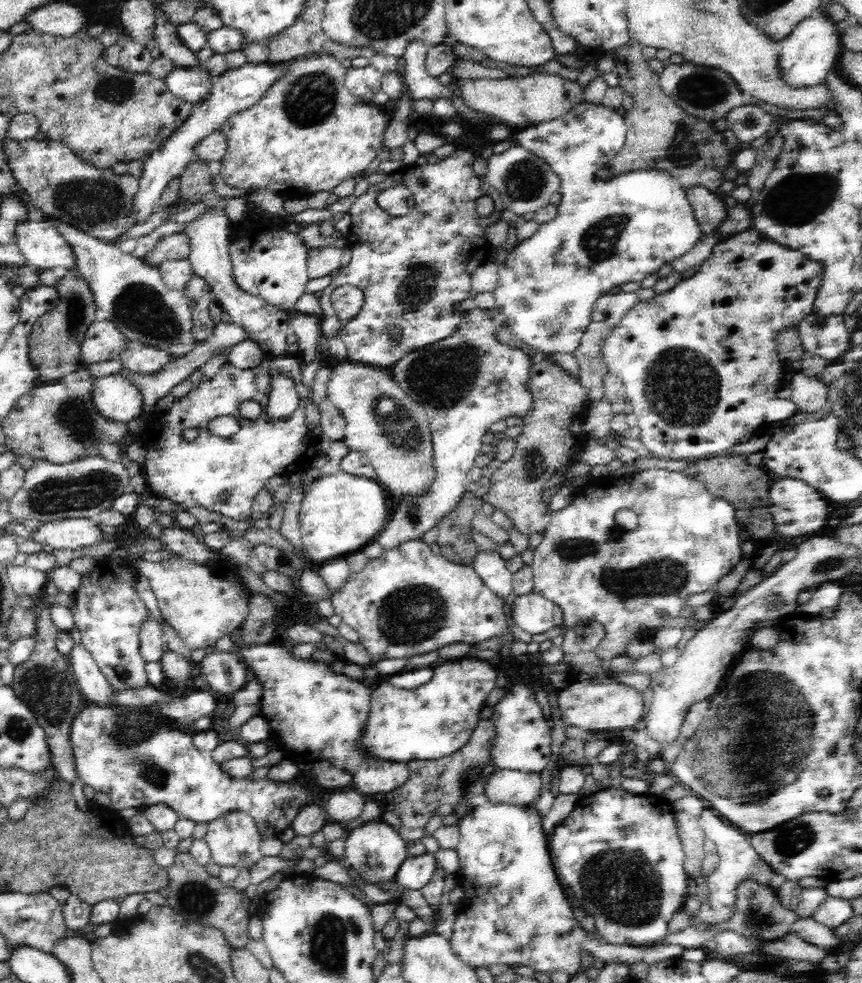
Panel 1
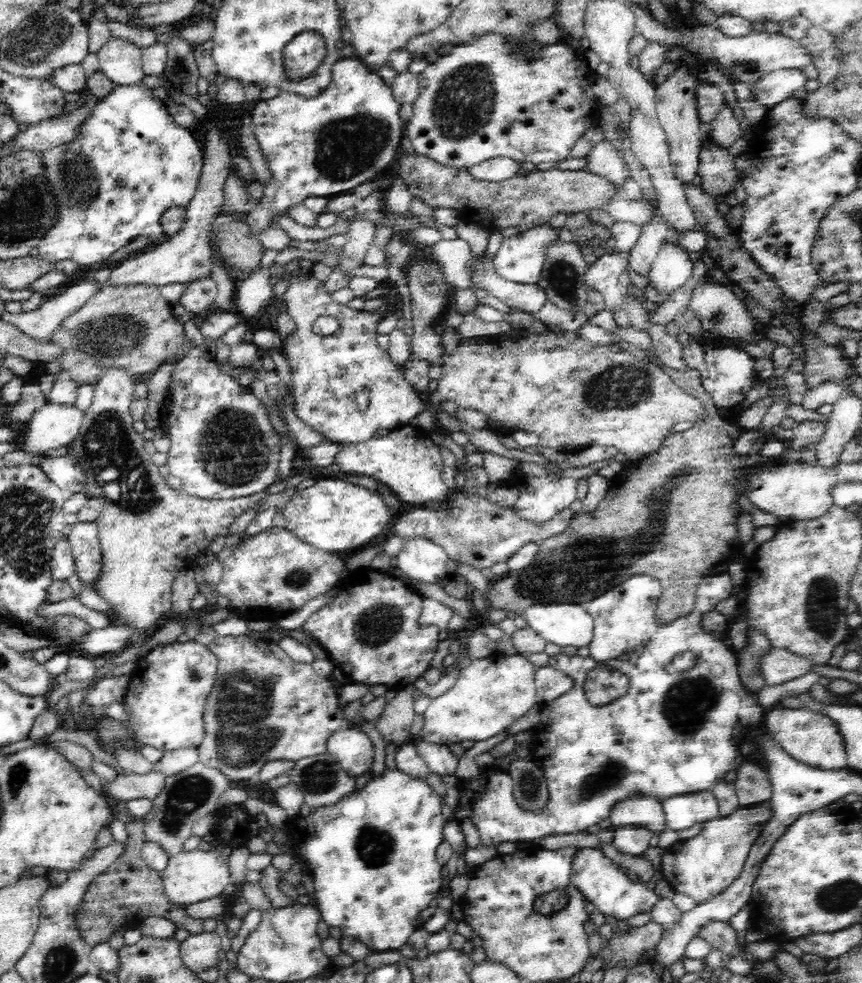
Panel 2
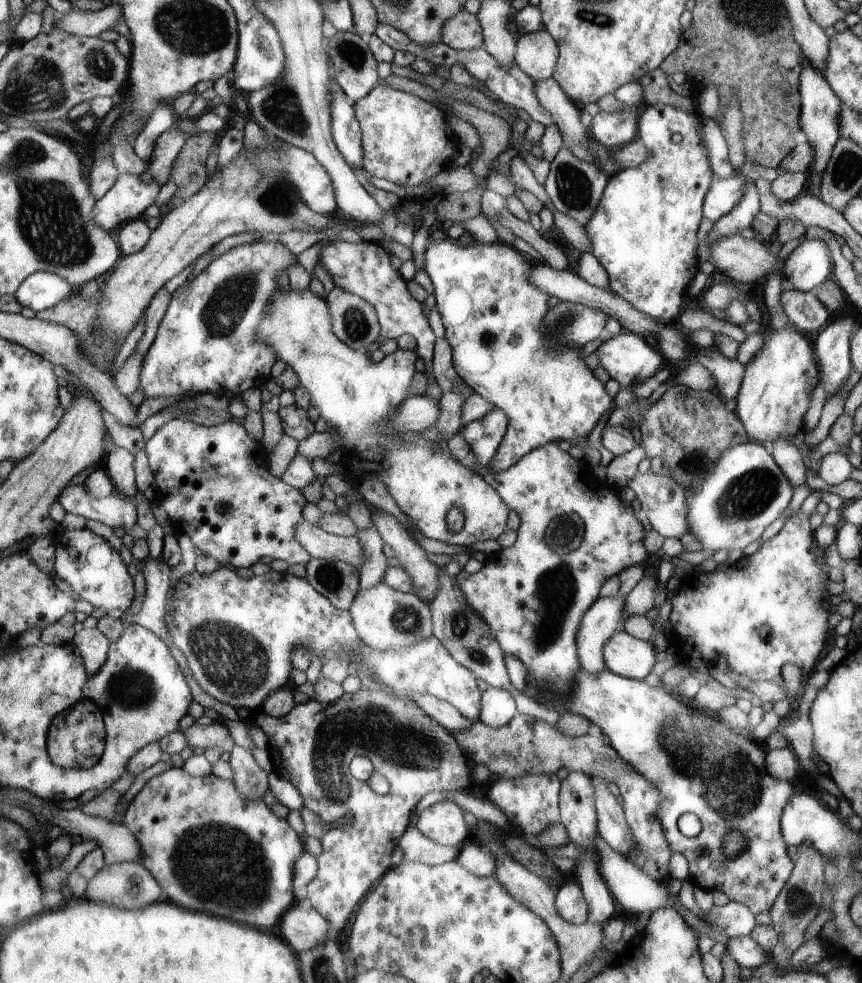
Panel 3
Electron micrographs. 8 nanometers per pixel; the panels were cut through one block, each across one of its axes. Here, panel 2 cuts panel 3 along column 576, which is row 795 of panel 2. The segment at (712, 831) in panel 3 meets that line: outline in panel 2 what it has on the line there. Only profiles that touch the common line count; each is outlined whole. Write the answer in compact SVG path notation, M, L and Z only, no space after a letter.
M711 791L664 799L662 807L667 828L680 832L694 824L714 820L719 817L718 804Z

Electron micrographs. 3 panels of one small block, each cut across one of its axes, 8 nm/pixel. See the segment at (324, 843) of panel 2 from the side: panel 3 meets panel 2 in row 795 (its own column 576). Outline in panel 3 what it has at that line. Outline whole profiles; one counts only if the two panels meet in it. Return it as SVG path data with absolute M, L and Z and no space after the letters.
M448 236L444 238L442 242L434 240L430 237L426 244L426 250L424 250L424 258L426 264L424 266L424 272L429 277L431 284L433 285L433 295L437 301L437 307L442 316L444 323L444 329L446 329L445 338L448 340L452 350L452 359L454 369L456 373L466 382L466 385L476 395L482 396L486 401L496 406L496 409L502 410L507 414L509 418L509 429L506 431L504 442L497 452L494 464L490 466L491 471L506 471L510 466L517 464L525 455L529 455L531 451L545 446L547 443L556 441L567 441L572 444L574 439L578 437L588 437L591 431L597 426L600 418L604 414L613 411L615 409L614 399L612 399L606 388L602 386L602 382L598 378L594 378L592 370L584 364L584 360L578 356L580 349L563 348L563 347L550 347L549 341L546 341L541 334L540 328L542 325L542 318L544 314L548 312L548 296L539 290L536 286L533 286L528 280L528 274L531 272L533 264L528 262L528 257L513 246L505 244L502 241L498 241L494 244L482 244L477 243L468 248L462 248L462 246L456 246L452 239Z

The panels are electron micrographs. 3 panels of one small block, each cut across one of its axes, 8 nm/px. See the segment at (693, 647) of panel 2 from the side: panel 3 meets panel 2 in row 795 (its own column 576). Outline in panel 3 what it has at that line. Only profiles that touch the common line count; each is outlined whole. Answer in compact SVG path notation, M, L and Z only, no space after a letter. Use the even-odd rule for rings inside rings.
M495 409L482 421L478 420L466 425L459 434L464 436L478 459L478 473L497 490L501 500L509 506L510 511L518 513L520 528L516 542L499 551L493 558L484 563L484 567L476 574L469 574L464 569L455 577L455 582L464 594L468 605L485 621L498 642L502 653L512 659L522 662L527 669L527 684L536 703L546 709L556 711L564 716L565 703L574 694L573 687L581 672L581 660L578 652L578 634L582 618L590 606L598 598L598 590L608 576L617 576L623 569L645 562L648 550L644 548L644 528L632 514L630 507L624 506L612 490L612 486L604 486L593 468L584 458L576 460L569 453L560 450L559 442L547 443L541 448L525 455L517 464L506 471L491 471L497 452L504 442L506 431L509 429L509 418L502 410ZM560 512L588 512L590 526L586 524L584 541L573 552L559 554L553 552L544 541L552 518Z

